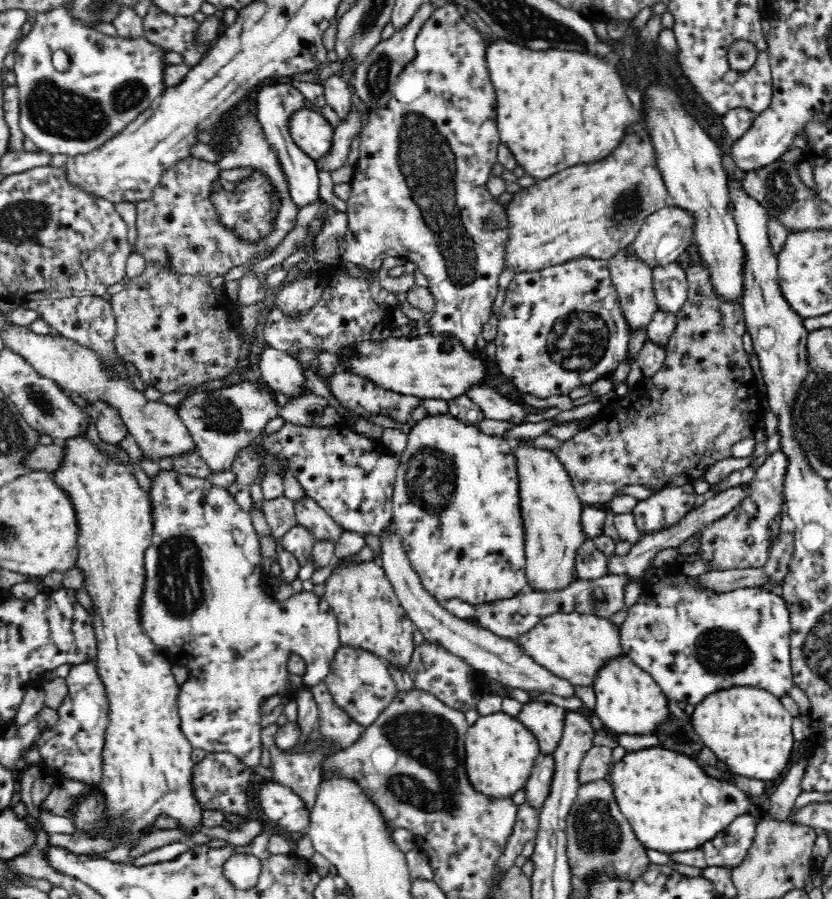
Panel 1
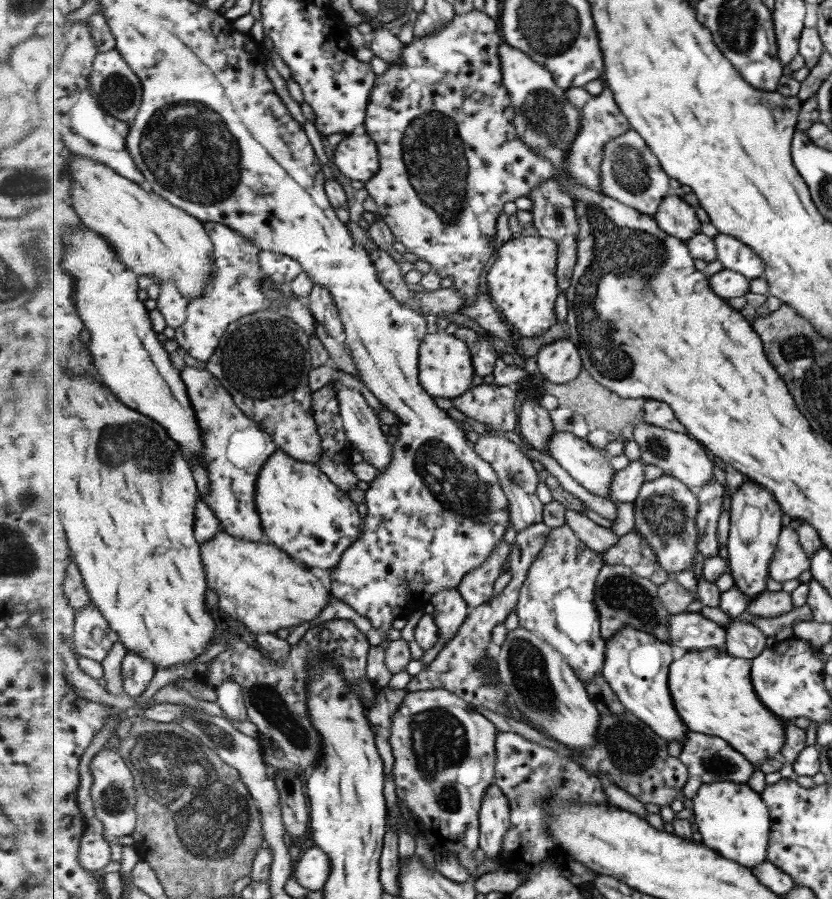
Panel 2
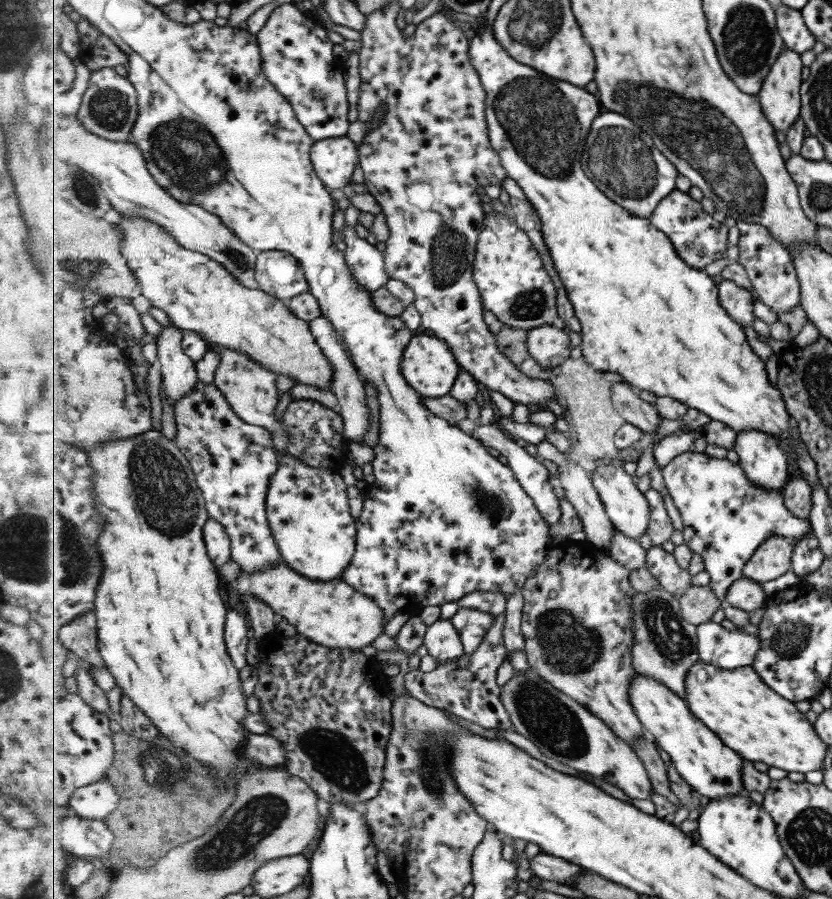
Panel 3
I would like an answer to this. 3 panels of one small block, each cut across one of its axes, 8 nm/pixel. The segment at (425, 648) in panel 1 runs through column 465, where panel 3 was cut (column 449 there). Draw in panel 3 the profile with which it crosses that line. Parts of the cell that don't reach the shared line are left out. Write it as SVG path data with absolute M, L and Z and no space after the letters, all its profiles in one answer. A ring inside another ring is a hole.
M475 591L459 600L459 608L475 608L482 612L493 614L495 624L487 630L483 642L474 653L463 653L463 656L453 661L438 664L430 672L413 669L405 675L405 690L407 694L418 698L429 706L439 707L445 711L453 712L480 725L486 729L514 730L507 708L501 700L501 689L498 681L498 670L507 660L507 645L503 628L505 626L505 614L508 612L510 597L503 593Z

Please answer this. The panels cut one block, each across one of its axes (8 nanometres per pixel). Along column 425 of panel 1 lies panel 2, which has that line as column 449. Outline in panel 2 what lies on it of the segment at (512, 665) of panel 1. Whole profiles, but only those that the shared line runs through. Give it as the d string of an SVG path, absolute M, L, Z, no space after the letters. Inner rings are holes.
M458 588L445 589L431 597L430 611L439 627L439 642L431 650L423 651L420 657L421 671L427 670L427 666L439 656L447 642L455 637L469 616L467 599L463 598Z

